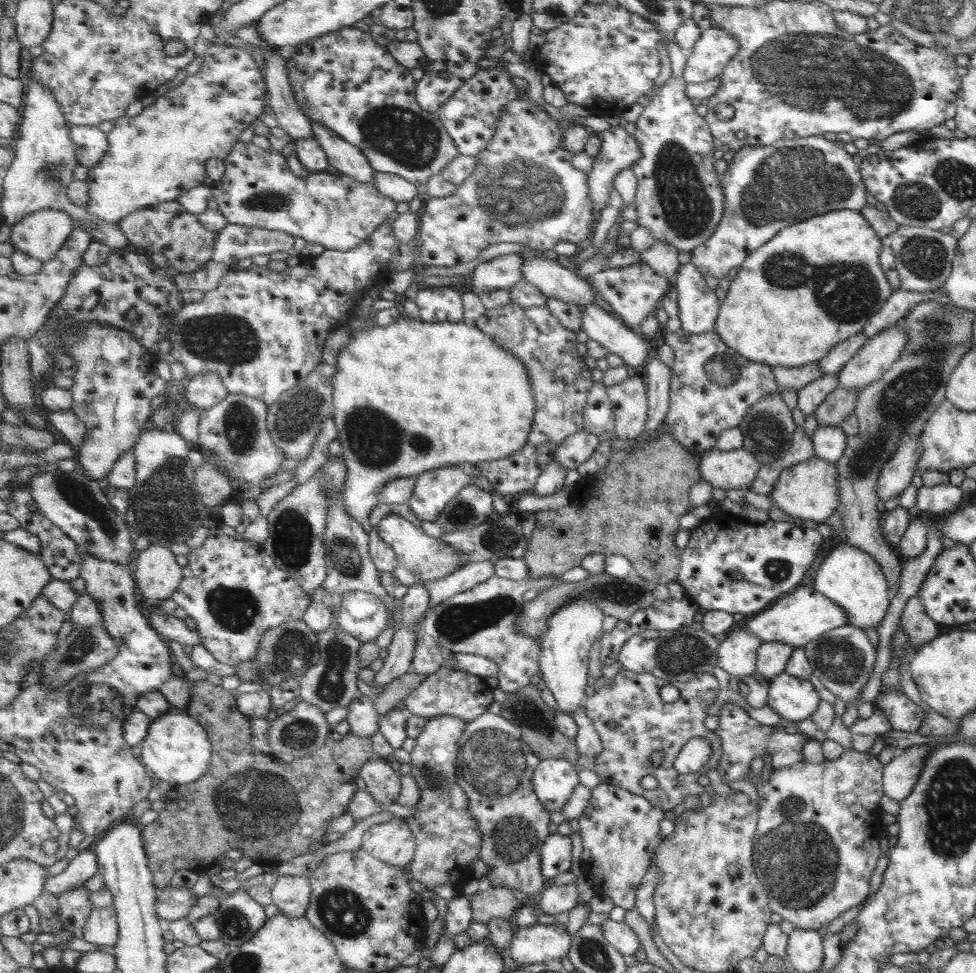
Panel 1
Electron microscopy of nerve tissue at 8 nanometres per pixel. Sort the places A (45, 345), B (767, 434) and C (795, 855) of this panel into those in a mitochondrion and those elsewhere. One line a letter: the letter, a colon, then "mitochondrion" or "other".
A: mitochondrion
B: mitochondrion
C: mitochondrion

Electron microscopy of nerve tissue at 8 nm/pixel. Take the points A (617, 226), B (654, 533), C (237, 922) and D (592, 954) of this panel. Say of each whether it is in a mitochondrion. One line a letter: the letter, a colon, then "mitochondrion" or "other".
A: other
B: other
C: mitochondrion
D: mitochondrion

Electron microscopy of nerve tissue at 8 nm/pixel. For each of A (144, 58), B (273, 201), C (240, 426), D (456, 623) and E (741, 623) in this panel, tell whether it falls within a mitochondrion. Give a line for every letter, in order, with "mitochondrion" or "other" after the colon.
A: mitochondrion
B: mitochondrion
C: mitochondrion
D: mitochondrion
E: other

